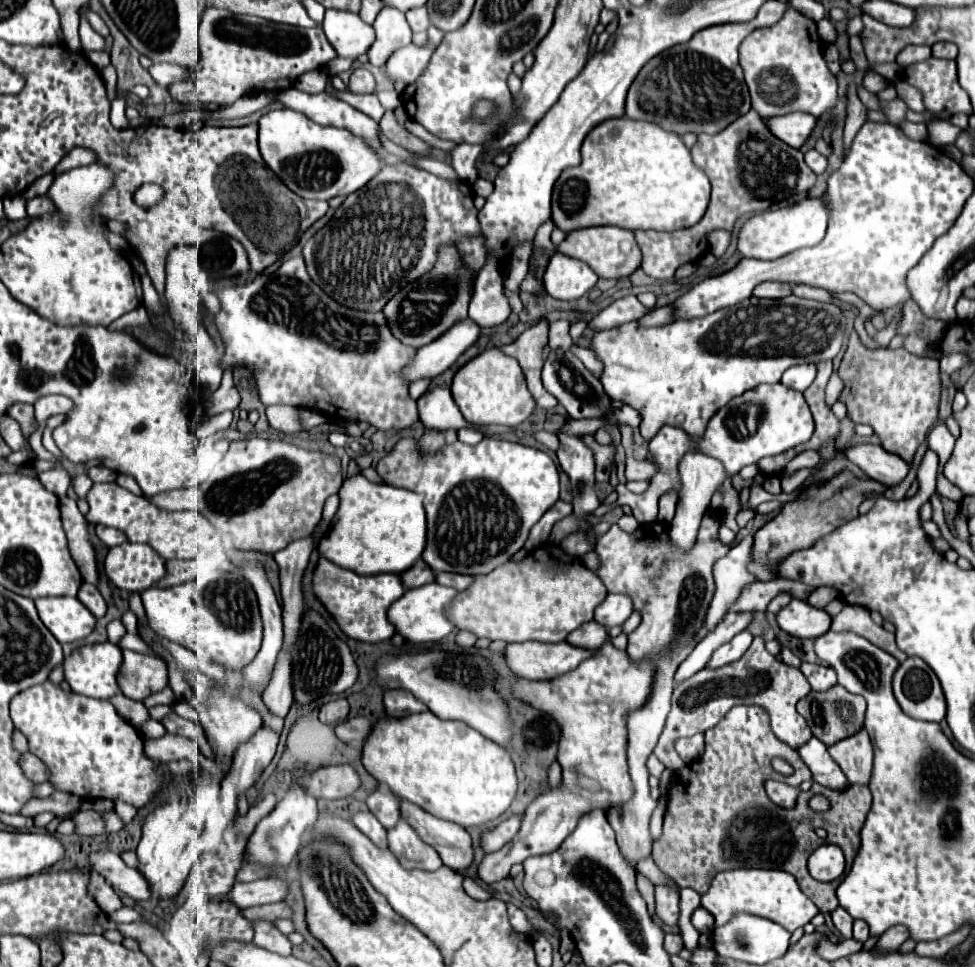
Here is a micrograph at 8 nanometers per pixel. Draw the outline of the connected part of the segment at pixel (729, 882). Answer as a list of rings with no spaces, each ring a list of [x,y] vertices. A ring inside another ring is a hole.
[[[740,868],[730,872],[720,872],[710,884],[710,890],[702,896],[700,904],[716,918],[716,926],[728,922],[736,912],[750,912],[754,916],[768,918],[788,932],[794,932],[800,926],[806,926],[816,914],[816,904],[802,894],[796,884],[796,878],[784,870],[760,870],[760,868]]]

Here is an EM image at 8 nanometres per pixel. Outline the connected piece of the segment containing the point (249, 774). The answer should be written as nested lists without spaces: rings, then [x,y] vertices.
[[[260,726],[248,742],[238,746],[232,760],[232,770],[222,780],[222,792],[220,792],[222,812],[226,822],[236,818],[238,792],[246,792],[248,788],[252,788],[256,780],[262,776],[264,768],[272,762],[276,754],[276,744],[278,744],[278,734],[268,726]]]

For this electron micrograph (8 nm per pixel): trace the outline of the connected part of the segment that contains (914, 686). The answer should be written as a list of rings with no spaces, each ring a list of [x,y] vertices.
[[[906,658],[894,672],[894,696],[900,708],[926,722],[940,722],[946,716],[946,700],[940,680],[922,658]]]

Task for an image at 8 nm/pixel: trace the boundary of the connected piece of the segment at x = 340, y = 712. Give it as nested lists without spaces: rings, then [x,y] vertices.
[[[338,698],[334,702],[328,702],[320,708],[320,722],[338,724],[348,718],[348,702],[344,698]]]

